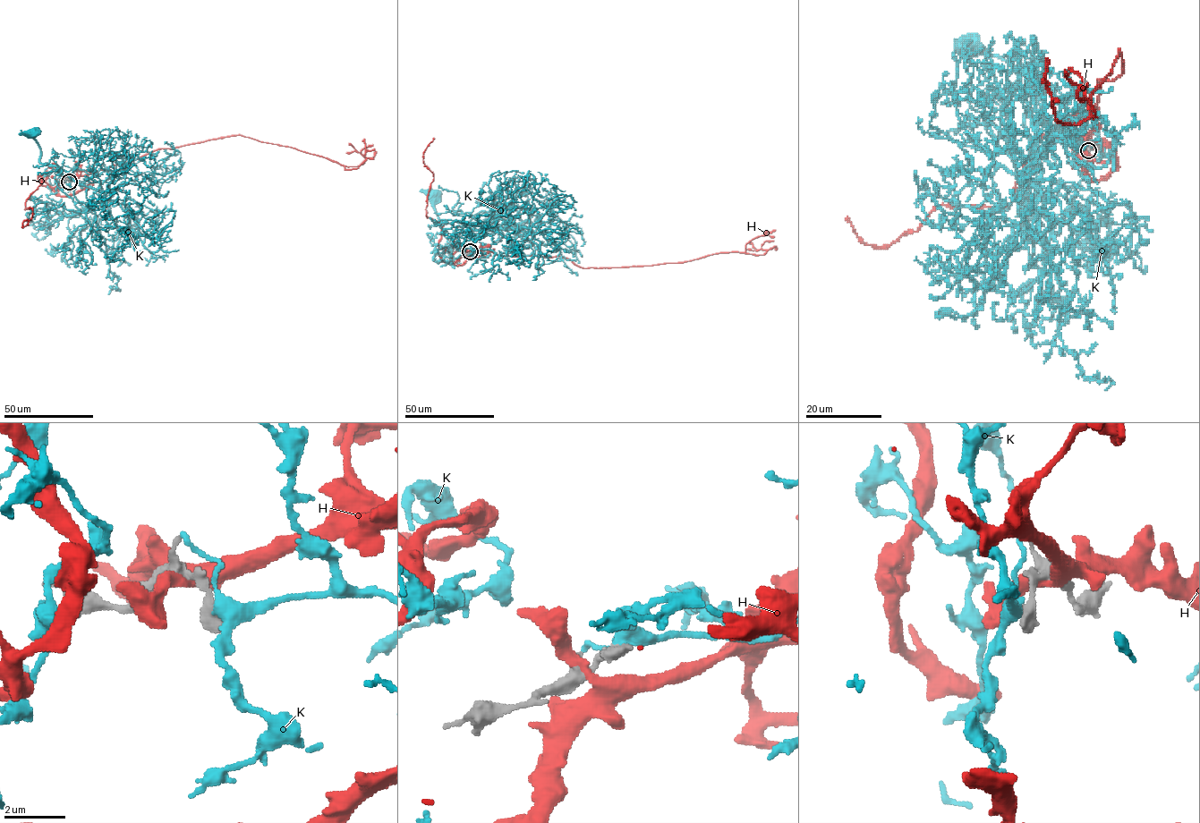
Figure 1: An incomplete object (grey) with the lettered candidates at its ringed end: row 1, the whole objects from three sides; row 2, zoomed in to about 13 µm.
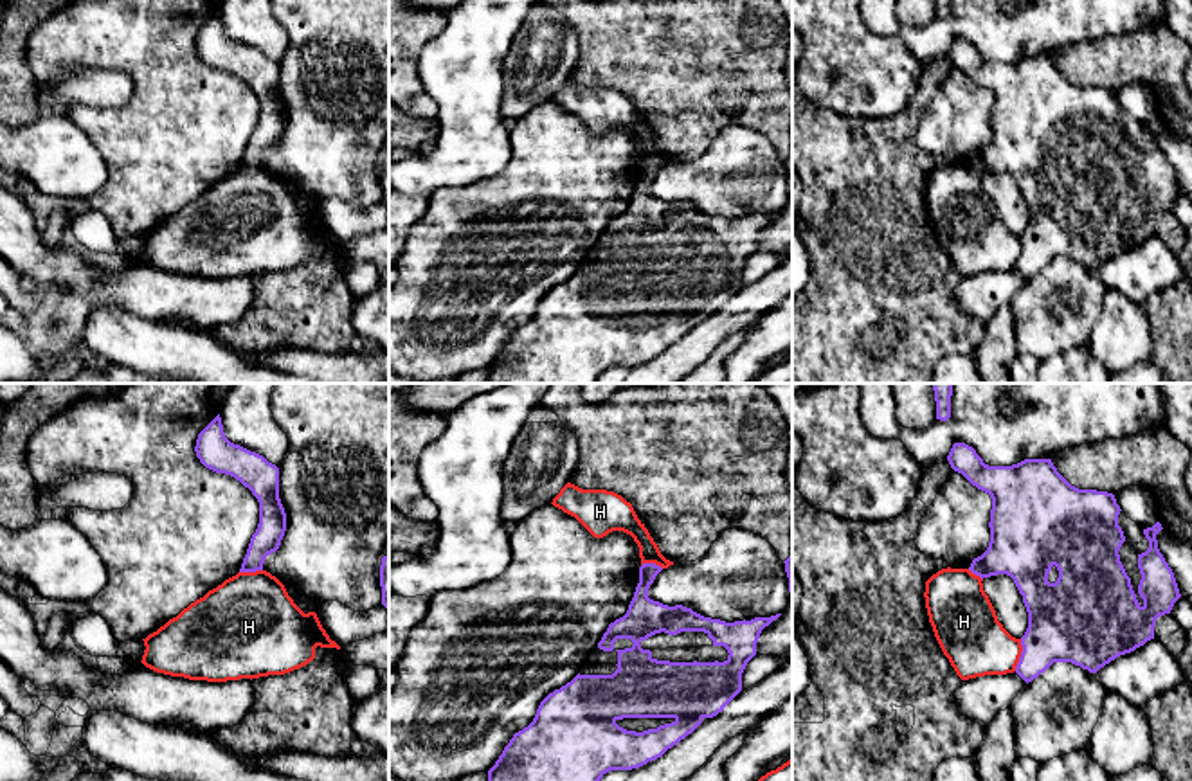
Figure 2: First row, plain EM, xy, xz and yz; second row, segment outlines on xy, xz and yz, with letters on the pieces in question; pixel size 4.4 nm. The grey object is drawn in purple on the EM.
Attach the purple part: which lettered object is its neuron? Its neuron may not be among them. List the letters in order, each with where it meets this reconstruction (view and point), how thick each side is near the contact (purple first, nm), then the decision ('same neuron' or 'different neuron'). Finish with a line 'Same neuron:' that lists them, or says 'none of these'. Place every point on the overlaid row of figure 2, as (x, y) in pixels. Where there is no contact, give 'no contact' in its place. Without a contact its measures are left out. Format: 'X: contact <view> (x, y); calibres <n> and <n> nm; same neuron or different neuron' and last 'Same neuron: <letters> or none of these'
H: contact yz (1021, 655); calibres 360 and 280 nm; different neuron
K: no contact; different neuron
Same neuron: none of these

